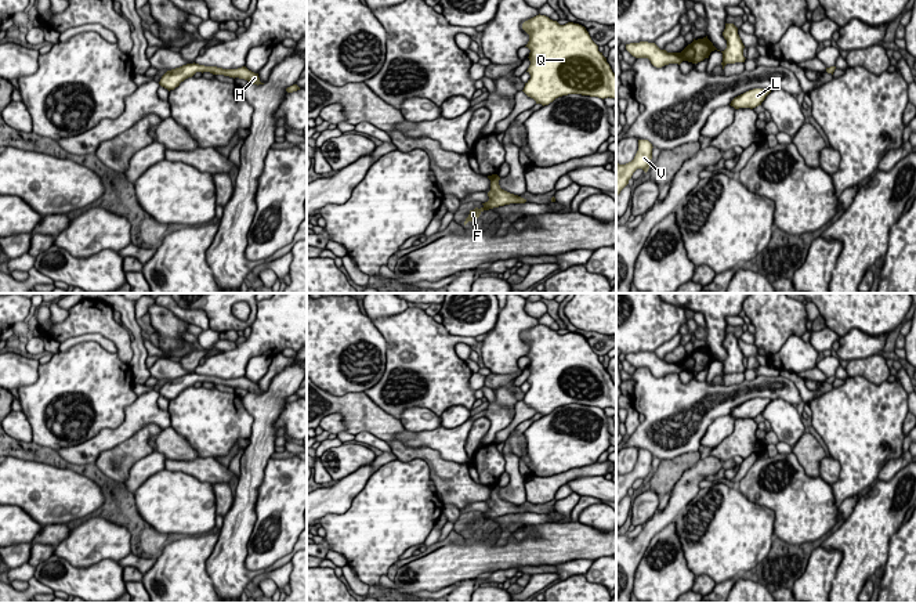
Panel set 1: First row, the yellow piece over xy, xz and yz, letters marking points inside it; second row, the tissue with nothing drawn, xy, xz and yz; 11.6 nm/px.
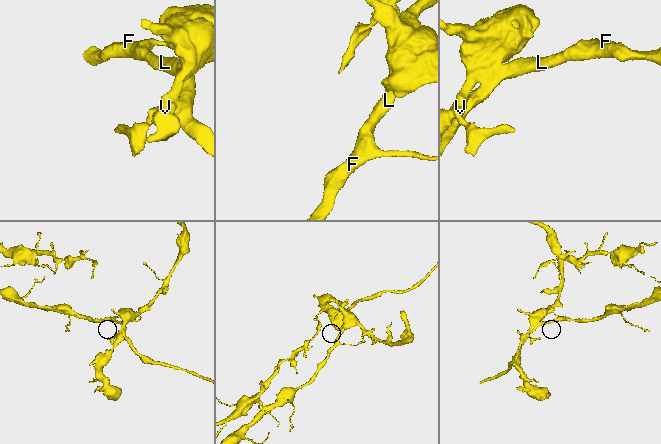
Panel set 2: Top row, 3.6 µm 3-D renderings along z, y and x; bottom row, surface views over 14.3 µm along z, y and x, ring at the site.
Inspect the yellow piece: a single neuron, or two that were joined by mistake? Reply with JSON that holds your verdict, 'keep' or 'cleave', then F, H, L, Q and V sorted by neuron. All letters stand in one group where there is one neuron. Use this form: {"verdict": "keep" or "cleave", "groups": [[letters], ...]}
{"verdict": "cleave", "groups": [["F", "L"], ["H", "Q", "V"]]}

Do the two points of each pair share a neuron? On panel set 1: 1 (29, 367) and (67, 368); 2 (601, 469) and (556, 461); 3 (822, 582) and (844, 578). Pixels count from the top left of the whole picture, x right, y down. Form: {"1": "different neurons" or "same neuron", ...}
{"1": "different neurons", "2": "different neurons", "3": "different neurons"}

